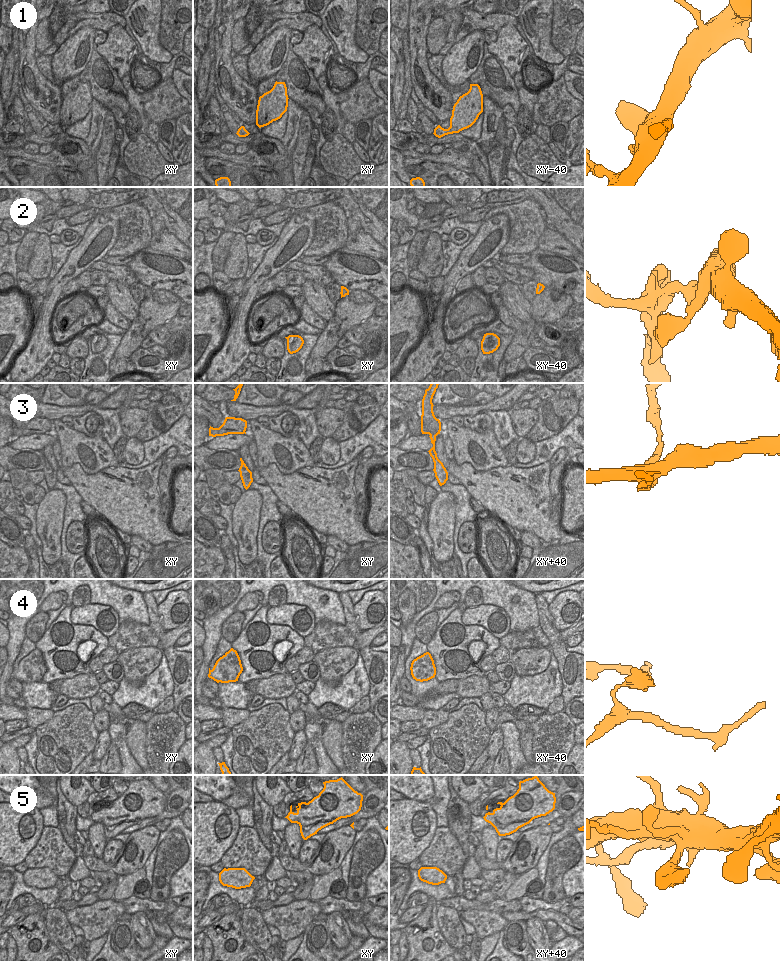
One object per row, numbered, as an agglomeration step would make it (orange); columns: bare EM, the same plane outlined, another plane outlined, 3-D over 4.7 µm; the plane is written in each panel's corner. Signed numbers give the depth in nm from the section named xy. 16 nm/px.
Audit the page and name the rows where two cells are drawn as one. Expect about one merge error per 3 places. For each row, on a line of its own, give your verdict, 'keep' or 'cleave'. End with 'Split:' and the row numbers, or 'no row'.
1: keep
2: cleave
3: cleave
4: cleave
5: keep
Split: 2, 3, 4

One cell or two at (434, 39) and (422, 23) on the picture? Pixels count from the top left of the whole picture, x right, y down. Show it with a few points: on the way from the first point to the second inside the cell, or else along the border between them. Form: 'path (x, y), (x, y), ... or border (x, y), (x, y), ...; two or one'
border (434, 17), (427, 31), (427, 51); two

